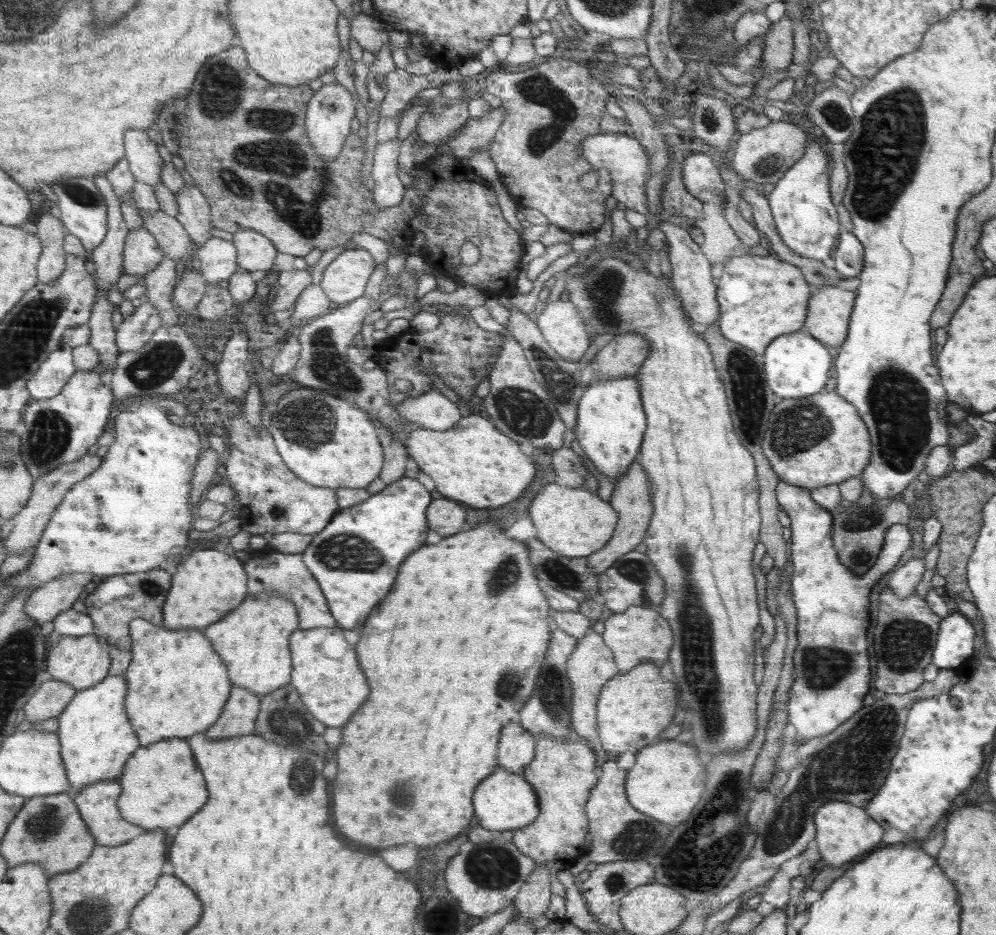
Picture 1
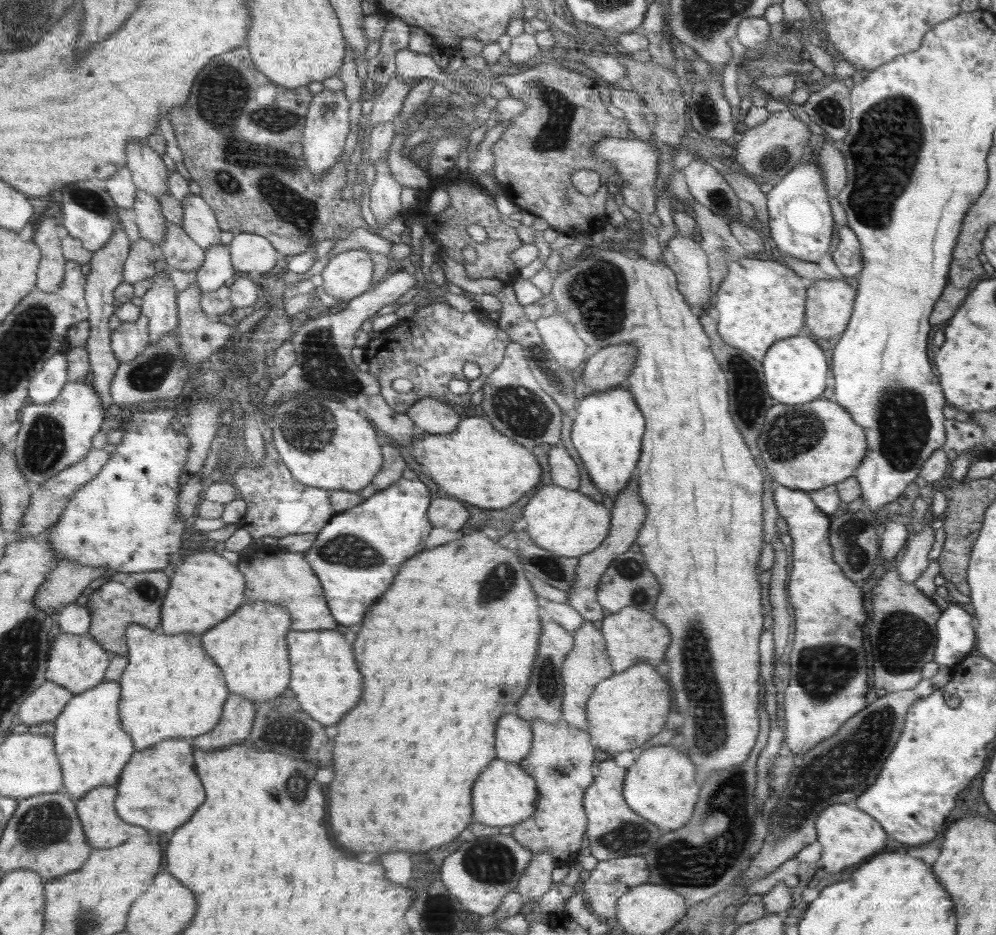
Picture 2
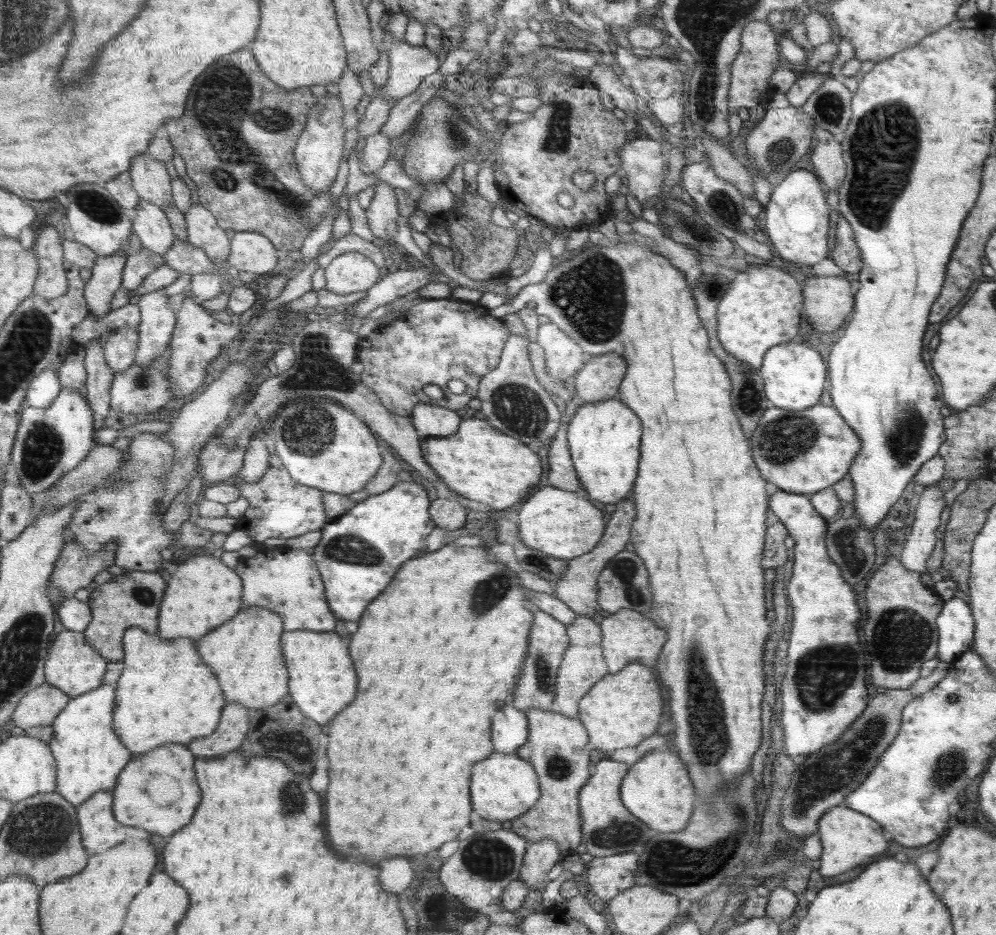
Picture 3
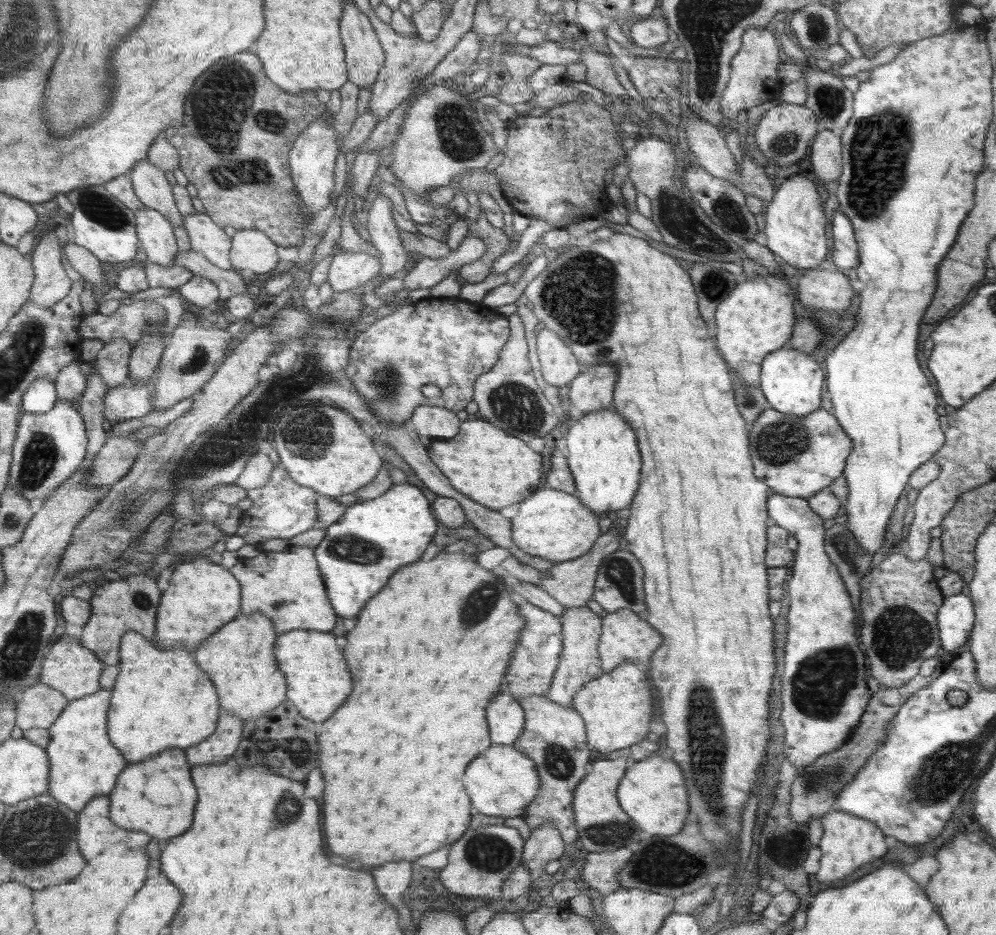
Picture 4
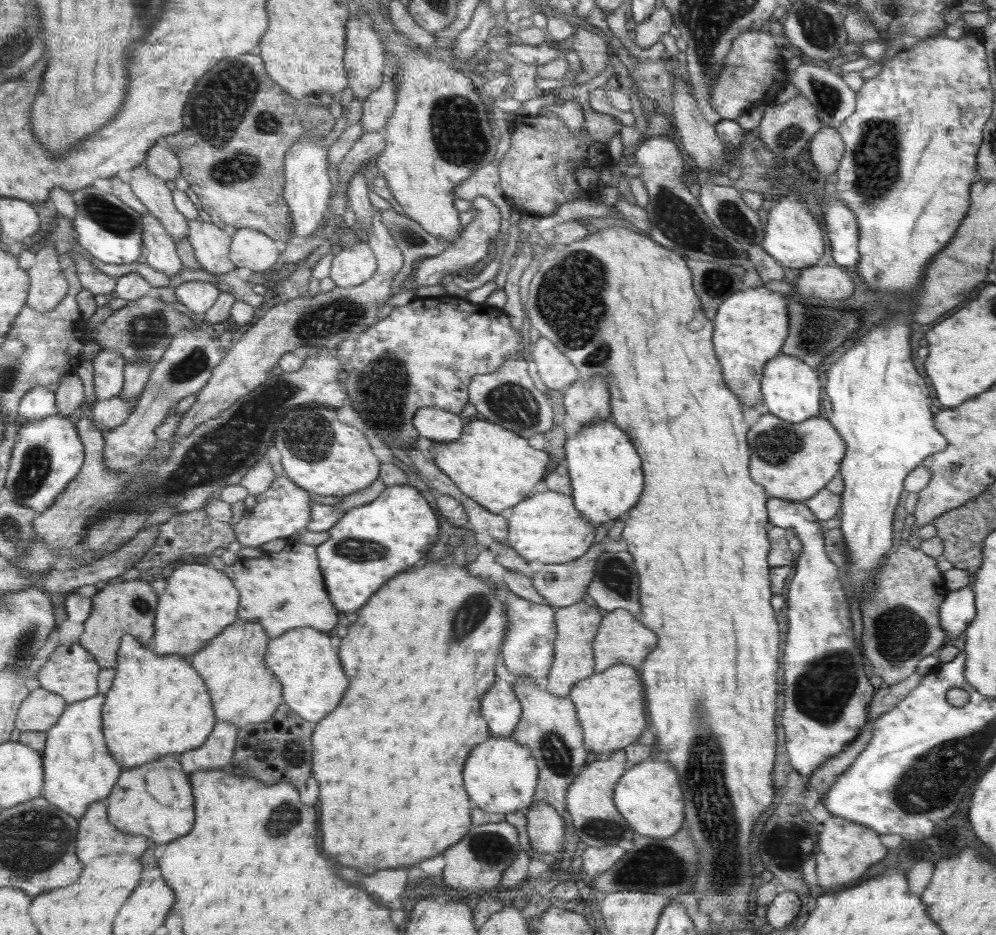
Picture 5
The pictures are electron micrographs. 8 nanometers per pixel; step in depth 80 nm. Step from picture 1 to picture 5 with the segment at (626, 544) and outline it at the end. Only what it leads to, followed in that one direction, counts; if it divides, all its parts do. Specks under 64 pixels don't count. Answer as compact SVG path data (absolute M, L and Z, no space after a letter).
M594 543L585 557L564 564L545 564L531 577L534 588L559 609L582 601L596 576L598 558L605 553L604 543Z

